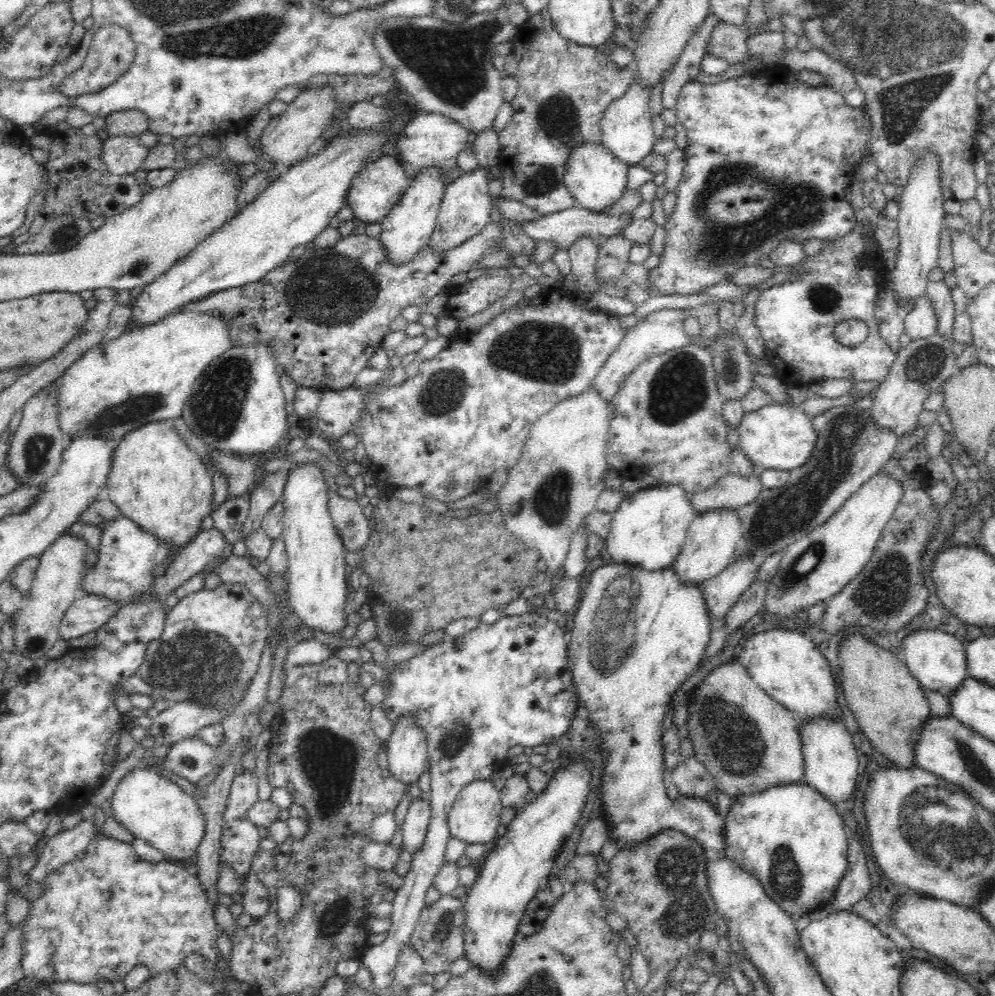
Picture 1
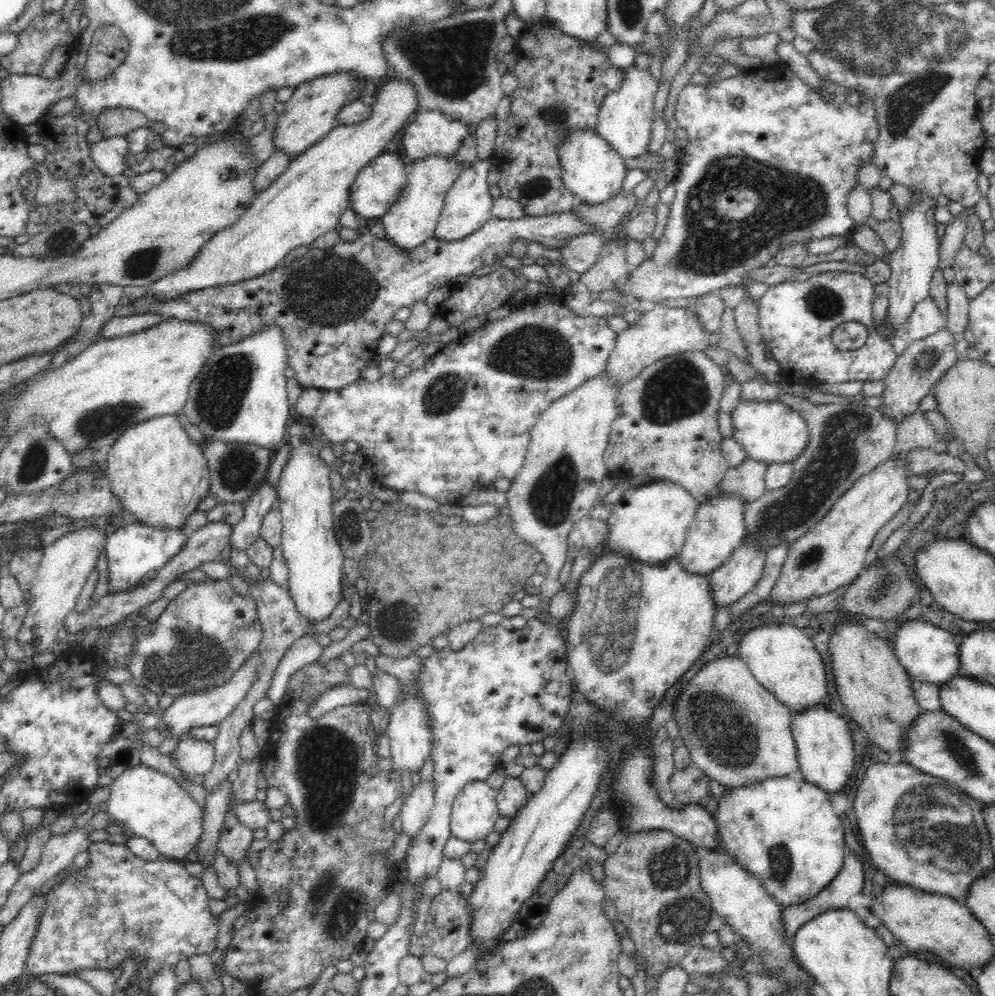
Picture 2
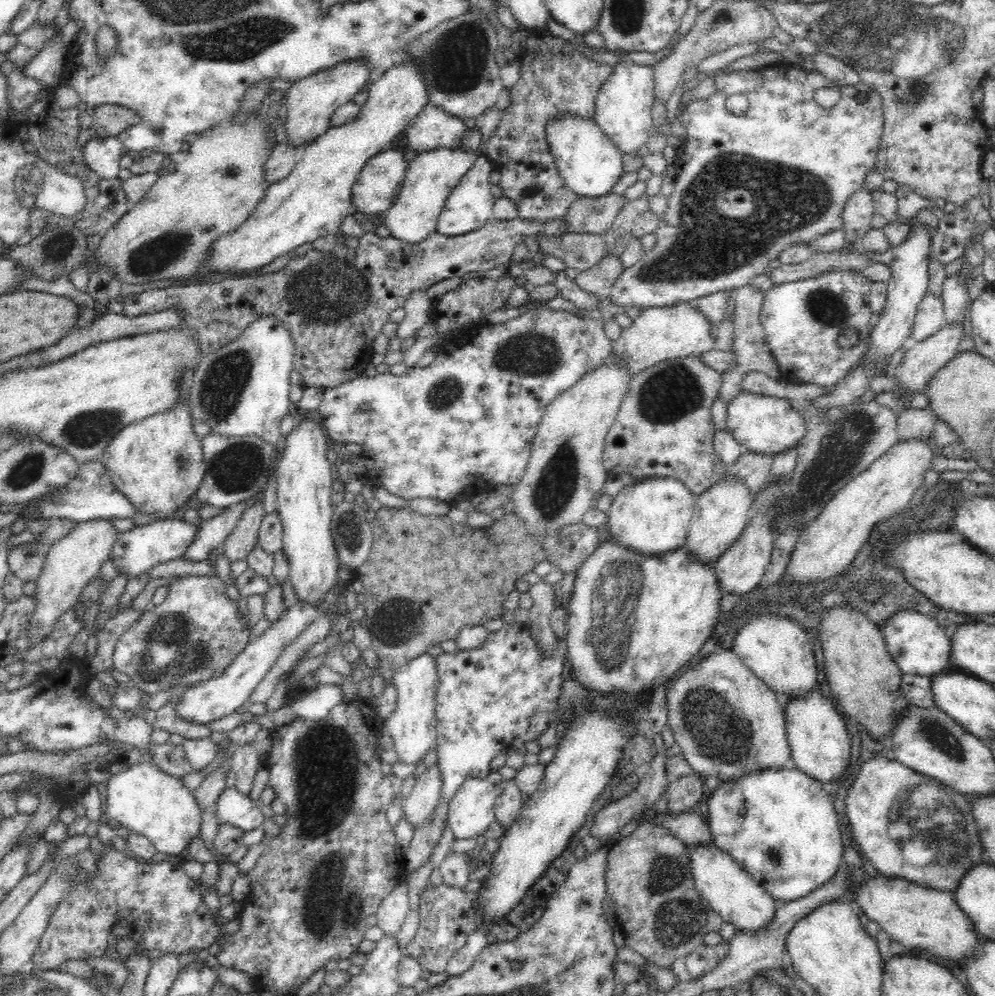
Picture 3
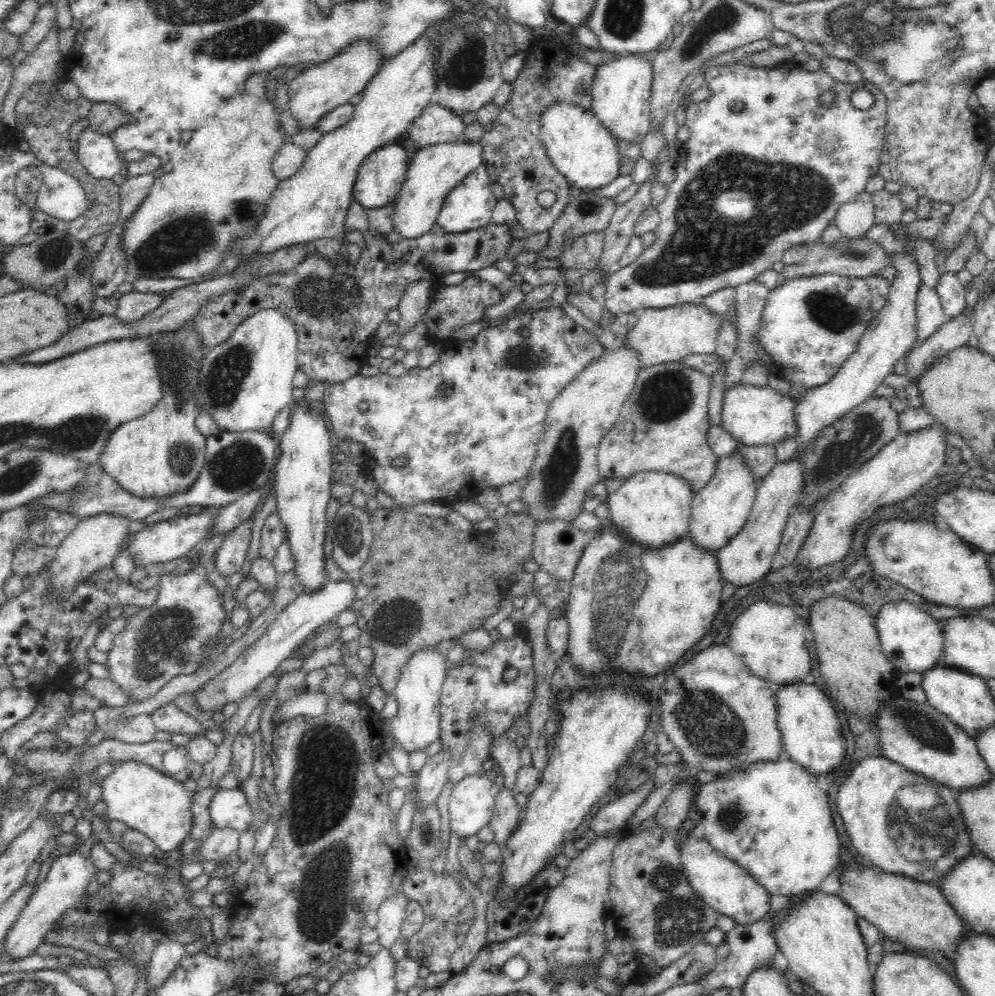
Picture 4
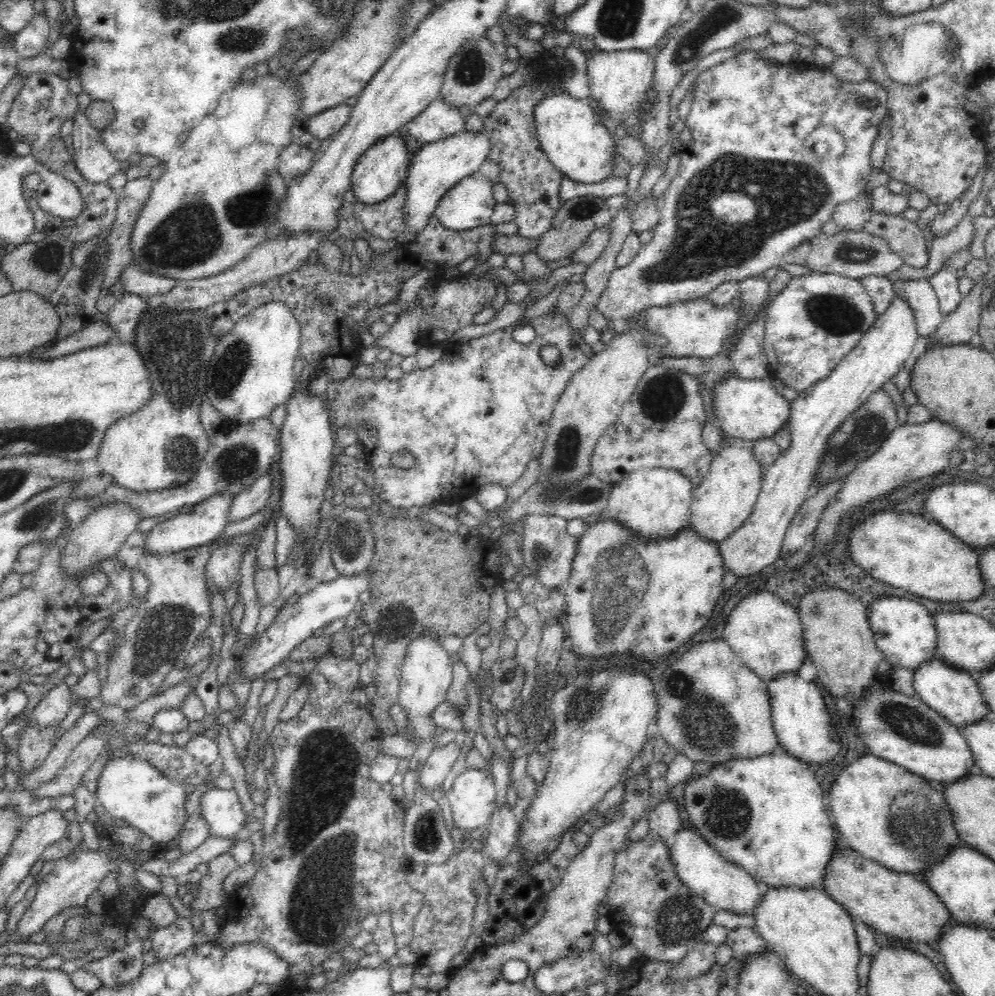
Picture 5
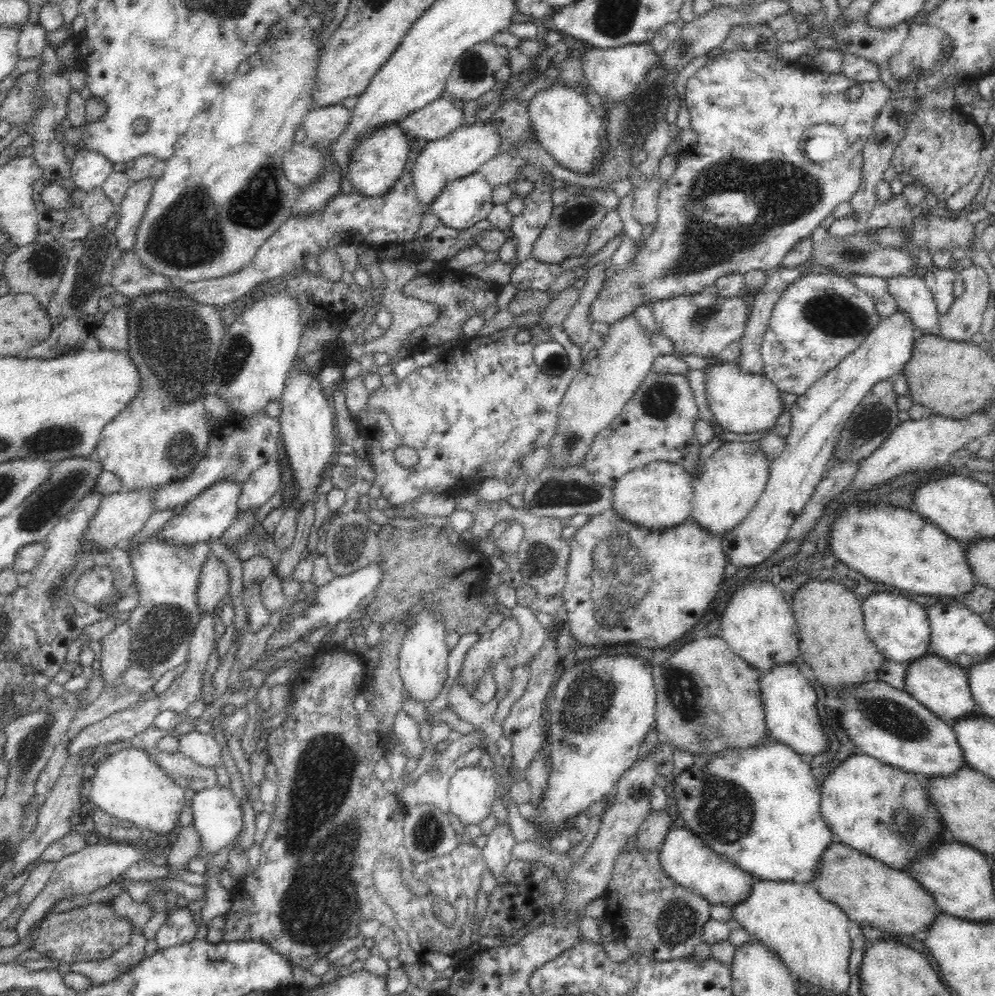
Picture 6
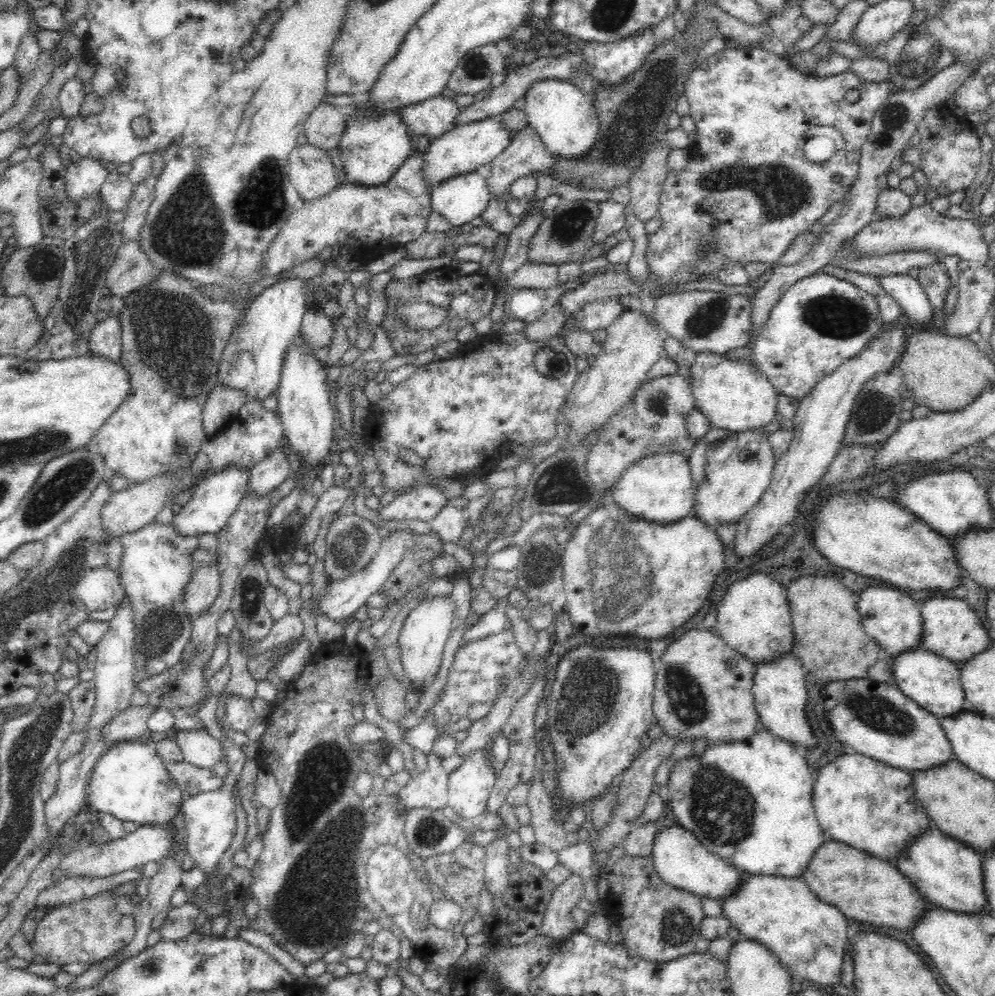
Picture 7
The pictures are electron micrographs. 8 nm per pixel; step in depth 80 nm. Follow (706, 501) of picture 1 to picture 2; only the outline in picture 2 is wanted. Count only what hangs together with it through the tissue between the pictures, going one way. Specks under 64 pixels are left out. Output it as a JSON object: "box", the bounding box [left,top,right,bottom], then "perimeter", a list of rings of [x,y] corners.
{"box":[702,456,767,503],"perimeter":[[[746,456],[740,466],[729,467],[726,470],[724,478],[713,491],[702,498],[702,502],[705,498],[714,496],[715,493],[730,494],[730,492],[743,496],[746,503],[754,502],[766,492],[765,474],[767,468],[767,462]]]}

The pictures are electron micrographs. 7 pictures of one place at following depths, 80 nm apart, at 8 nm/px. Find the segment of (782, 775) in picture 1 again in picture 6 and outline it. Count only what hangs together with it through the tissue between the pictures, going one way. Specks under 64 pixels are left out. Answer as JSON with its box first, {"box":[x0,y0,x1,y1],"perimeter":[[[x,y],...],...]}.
{"box":[652,637,770,757],"perimeter":[[[721,637],[693,639],[677,647],[668,660],[662,666],[654,666],[652,672],[656,695],[655,728],[663,741],[689,750],[693,755],[710,757],[714,751],[752,748],[764,740],[770,740],[760,701],[760,672],[734,653]]]}

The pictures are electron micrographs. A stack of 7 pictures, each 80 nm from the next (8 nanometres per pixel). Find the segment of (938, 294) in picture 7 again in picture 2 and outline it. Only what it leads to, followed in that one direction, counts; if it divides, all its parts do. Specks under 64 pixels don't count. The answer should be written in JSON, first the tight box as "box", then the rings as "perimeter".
{"box":[946,281,969,337],"perimeter":[[[955,281],[946,286],[946,316],[947,330],[961,337],[966,324],[969,323],[969,298],[964,289]]]}

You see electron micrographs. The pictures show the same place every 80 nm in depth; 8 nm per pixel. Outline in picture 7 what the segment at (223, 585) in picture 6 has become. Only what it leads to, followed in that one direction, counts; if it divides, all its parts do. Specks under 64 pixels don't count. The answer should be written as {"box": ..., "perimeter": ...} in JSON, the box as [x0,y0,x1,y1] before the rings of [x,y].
{"box":[183,565,220,621],"perimeter":[[[217,565],[196,568],[185,587],[183,604],[191,621],[195,621],[212,607],[220,592]]]}

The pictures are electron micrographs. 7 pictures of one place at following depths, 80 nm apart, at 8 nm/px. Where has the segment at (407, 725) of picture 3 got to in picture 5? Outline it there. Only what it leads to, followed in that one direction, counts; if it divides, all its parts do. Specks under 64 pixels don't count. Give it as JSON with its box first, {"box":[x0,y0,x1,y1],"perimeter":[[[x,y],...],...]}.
{"box":[399,633,453,741],"perimeter":[[[423,633],[408,644],[406,655],[401,667],[399,703],[410,721],[409,730],[405,734],[425,741],[430,738],[435,725],[432,721],[432,710],[445,701],[446,690],[452,682],[453,666],[450,655],[434,633]]]}

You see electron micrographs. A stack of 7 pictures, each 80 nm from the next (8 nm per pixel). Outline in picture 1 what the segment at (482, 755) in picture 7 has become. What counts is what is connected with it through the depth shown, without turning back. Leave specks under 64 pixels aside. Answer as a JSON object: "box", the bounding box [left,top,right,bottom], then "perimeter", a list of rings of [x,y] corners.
{"box":[448,779,500,844],"perimeter":[[[490,779],[472,781],[458,793],[452,810],[448,815],[448,826],[452,837],[458,838],[466,844],[481,842],[491,844],[500,822],[500,791],[494,787]]]}

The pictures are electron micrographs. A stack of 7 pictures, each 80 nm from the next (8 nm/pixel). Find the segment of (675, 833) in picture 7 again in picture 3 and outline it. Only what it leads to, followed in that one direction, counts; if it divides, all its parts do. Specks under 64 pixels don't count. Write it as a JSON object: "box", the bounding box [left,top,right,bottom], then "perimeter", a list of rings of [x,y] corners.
{"box":[689,843,775,930],"perimeter":[[[714,843],[696,844],[689,847],[692,880],[702,899],[715,910],[723,920],[731,922],[742,930],[760,930],[766,922],[772,920],[775,898],[765,891],[754,877],[746,870],[736,865],[734,859]]]}

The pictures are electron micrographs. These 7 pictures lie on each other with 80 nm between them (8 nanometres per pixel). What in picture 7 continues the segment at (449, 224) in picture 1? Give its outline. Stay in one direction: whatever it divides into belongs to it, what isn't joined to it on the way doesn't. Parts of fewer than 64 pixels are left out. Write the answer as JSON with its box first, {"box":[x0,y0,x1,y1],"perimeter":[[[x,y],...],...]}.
{"box":[431,171,488,229],"perimeter":[[[477,171],[458,174],[431,188],[433,210],[443,214],[454,229],[480,216],[488,199],[485,179]]]}

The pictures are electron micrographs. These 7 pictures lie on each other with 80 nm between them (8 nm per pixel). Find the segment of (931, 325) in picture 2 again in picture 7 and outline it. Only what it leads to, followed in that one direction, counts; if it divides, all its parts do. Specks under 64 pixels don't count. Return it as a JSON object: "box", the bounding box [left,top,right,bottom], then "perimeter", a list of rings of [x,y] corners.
{"box":[876,274,932,326],"perimeter":[[[890,274],[876,276],[882,289],[886,291],[900,305],[902,315],[911,326],[930,324],[932,320],[932,305],[928,302],[928,295],[920,288],[915,278],[906,274]]]}

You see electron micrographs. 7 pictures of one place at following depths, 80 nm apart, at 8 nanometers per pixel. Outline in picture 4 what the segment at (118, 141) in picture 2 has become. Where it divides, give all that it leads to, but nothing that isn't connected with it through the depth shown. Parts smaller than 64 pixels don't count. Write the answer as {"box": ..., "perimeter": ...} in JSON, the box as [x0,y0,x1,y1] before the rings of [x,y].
{"box":[78,126,123,181],"perimeter":[[[90,126],[80,132],[78,138],[78,161],[86,173],[97,180],[112,181],[112,178],[121,173],[123,157],[116,152],[112,140],[92,130]]]}

